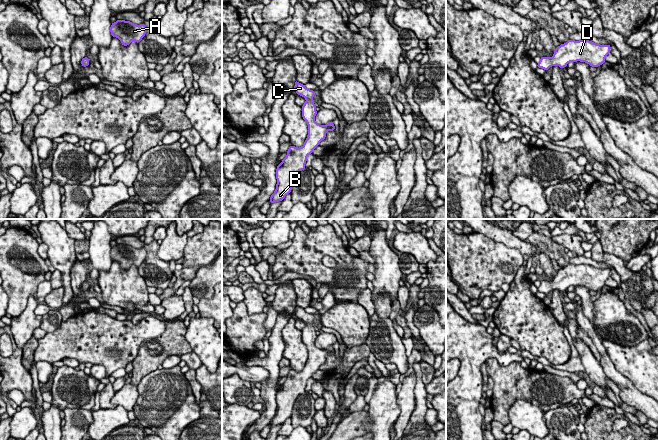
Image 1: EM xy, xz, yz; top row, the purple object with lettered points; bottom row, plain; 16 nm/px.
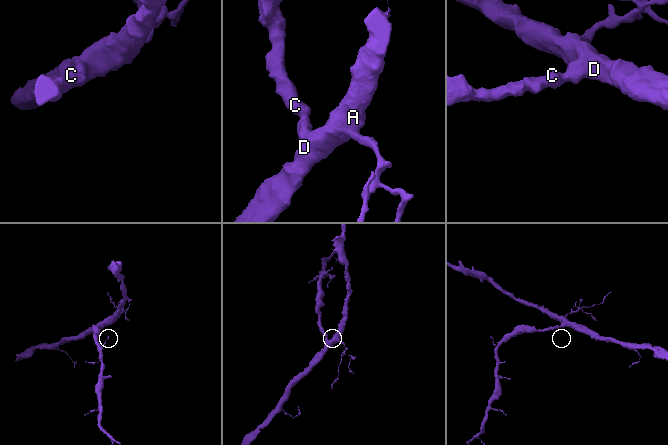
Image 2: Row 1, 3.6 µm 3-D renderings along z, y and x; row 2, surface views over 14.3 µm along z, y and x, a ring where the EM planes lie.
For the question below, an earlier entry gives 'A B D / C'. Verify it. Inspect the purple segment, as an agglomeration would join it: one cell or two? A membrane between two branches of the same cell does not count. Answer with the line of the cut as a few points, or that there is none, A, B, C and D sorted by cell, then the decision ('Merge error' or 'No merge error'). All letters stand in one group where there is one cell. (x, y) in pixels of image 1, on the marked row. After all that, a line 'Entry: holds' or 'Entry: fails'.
No split. Groups: A B C D. No merge error
Entry: fails

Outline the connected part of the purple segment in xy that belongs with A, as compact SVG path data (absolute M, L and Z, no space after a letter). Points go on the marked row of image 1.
M118 20L111 24L110 32L112 37L117 37L123 46L129 45L132 41L139 43L146 34L145 24L134 24L130 21Z

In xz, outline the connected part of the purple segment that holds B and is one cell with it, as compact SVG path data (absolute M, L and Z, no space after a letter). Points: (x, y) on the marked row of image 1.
M296 80L294 90L298 95L306 99L302 106L302 117L308 125L308 135L302 147L297 148L291 145L286 157L277 166L277 184L274 193L269 199L270 204L282 201L291 192L295 177L306 168L307 156L312 154L312 151L325 139L328 131L335 130L333 121L327 125L320 125L315 122L317 111L313 101L314 90L307 89L304 84Z

